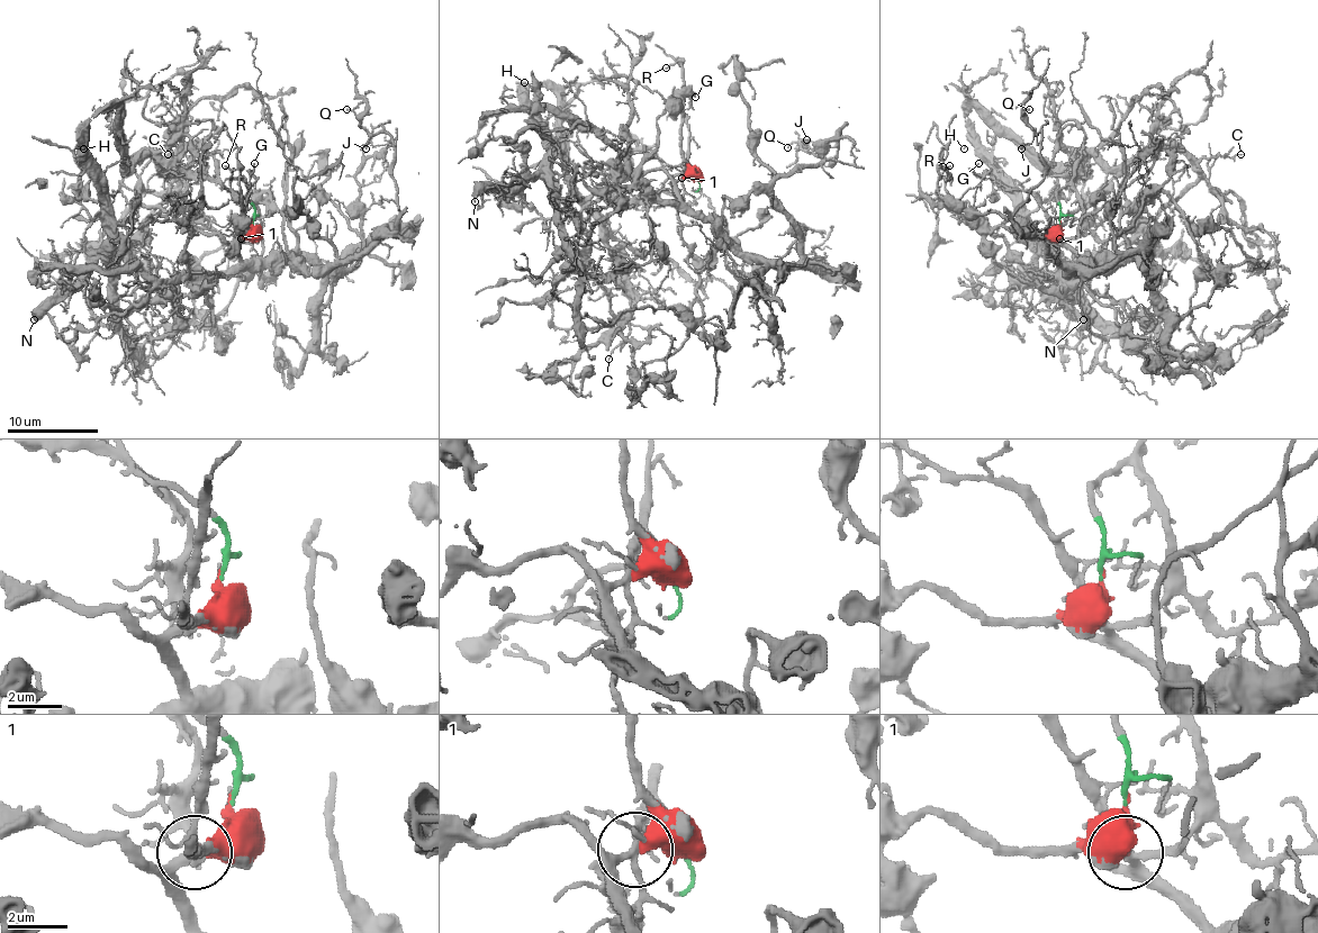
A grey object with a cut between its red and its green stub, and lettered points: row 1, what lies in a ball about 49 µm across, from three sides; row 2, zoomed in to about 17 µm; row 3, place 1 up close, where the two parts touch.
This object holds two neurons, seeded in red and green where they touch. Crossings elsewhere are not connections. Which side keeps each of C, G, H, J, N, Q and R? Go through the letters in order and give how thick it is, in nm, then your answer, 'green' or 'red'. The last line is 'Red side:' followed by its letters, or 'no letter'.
C: calibre 70 nm; green
G: calibre 90 nm; red
H: calibre 140 nm; green
J: calibre 150 nm; red
N: calibre 280 nm; green
Q: calibre 120 nm; red
R: calibre 110 nm; red
Red side: G, J, Q, R

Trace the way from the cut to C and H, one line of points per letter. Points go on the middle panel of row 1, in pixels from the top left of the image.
C: (693, 177), (677, 174), (625, 198), (599, 189), (590, 198), (632, 296), (630, 334), (608, 360)
H: (693, 177), (677, 174), (634, 198), (597, 189), (584, 198), (566, 177), (561, 100), (517, 88), (524, 81)

